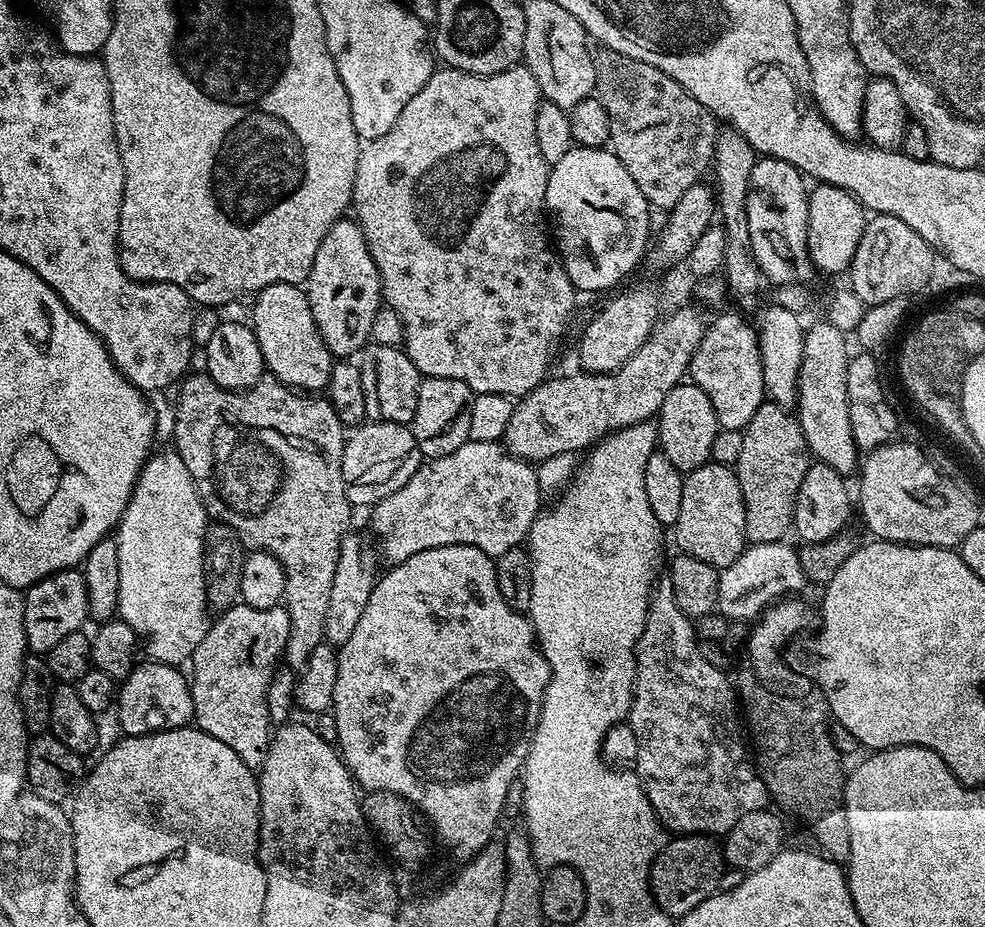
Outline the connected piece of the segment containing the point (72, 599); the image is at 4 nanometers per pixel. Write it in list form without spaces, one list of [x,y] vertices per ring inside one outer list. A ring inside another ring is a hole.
[[[67,568],[55,572],[44,580],[32,585],[23,593],[24,625],[26,626],[26,642],[28,652],[47,654],[66,638],[66,634],[74,634],[85,627],[84,620],[88,615],[88,583],[84,580],[83,571]]]

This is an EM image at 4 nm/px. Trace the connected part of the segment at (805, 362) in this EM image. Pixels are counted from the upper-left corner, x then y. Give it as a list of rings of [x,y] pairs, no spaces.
[[[827,322],[805,331],[798,380],[798,419],[809,453],[819,463],[834,466],[834,470],[842,474],[849,474],[857,471],[858,449],[854,442],[854,430],[850,430],[850,402],[846,398],[846,370],[850,351],[844,340],[847,340],[845,332]]]

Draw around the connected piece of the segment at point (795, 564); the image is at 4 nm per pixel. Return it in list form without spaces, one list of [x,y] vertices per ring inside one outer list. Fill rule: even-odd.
[[[785,541],[751,544],[730,566],[721,569],[717,611],[734,620],[752,620],[779,598],[799,593],[796,591],[804,584],[806,577],[795,547]]]

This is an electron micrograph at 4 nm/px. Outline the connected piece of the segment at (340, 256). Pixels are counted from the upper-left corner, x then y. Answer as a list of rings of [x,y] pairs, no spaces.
[[[342,218],[326,238],[322,238],[322,246],[318,246],[318,254],[314,254],[306,291],[310,314],[314,314],[324,345],[332,351],[333,357],[355,357],[369,343],[374,314],[378,314],[382,306],[378,266],[374,266],[366,238],[355,219]]]

